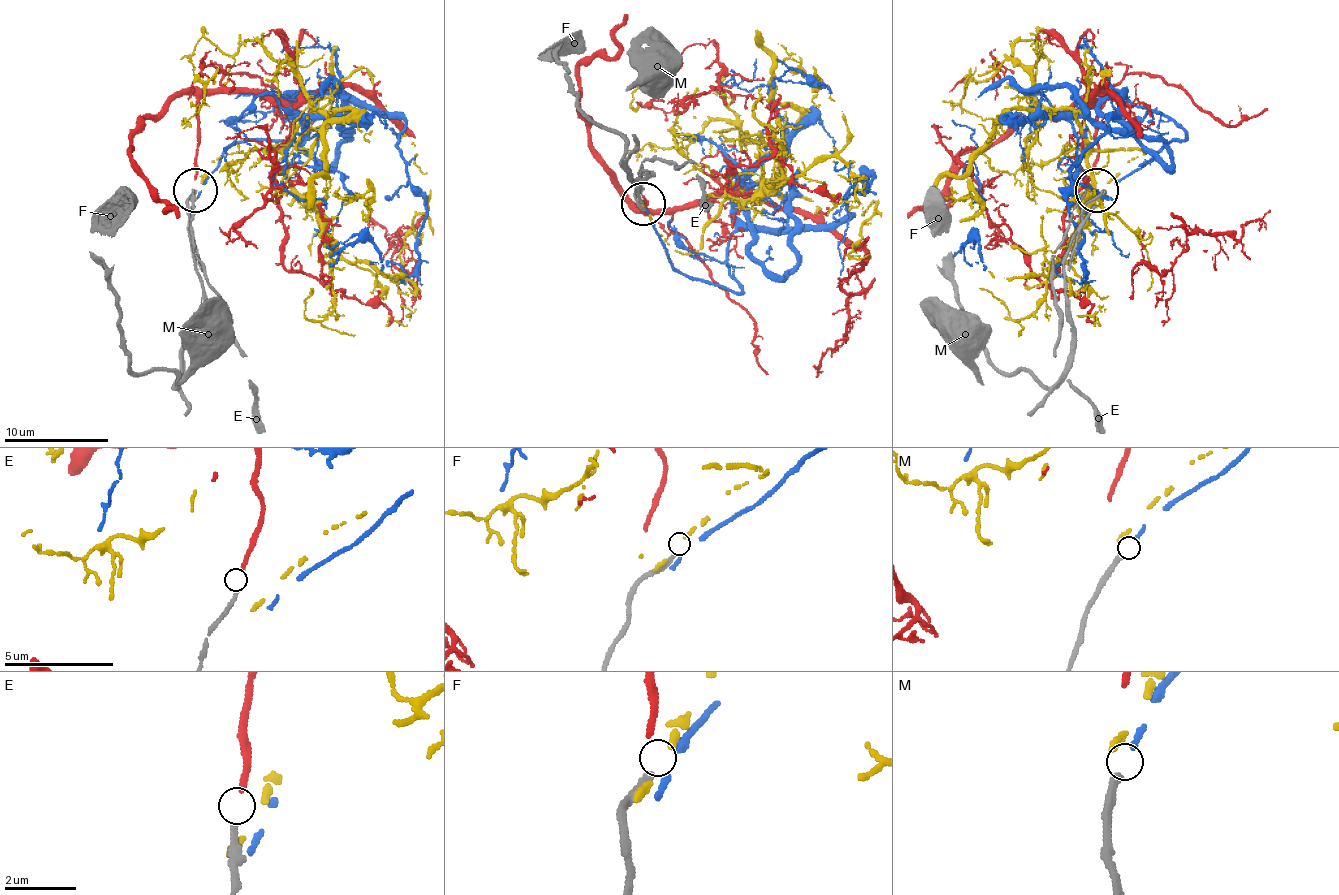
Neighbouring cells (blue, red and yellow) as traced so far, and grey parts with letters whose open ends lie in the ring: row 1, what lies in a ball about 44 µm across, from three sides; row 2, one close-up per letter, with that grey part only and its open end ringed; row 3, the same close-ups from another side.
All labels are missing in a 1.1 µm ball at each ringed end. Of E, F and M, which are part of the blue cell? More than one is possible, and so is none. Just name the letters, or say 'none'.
M

